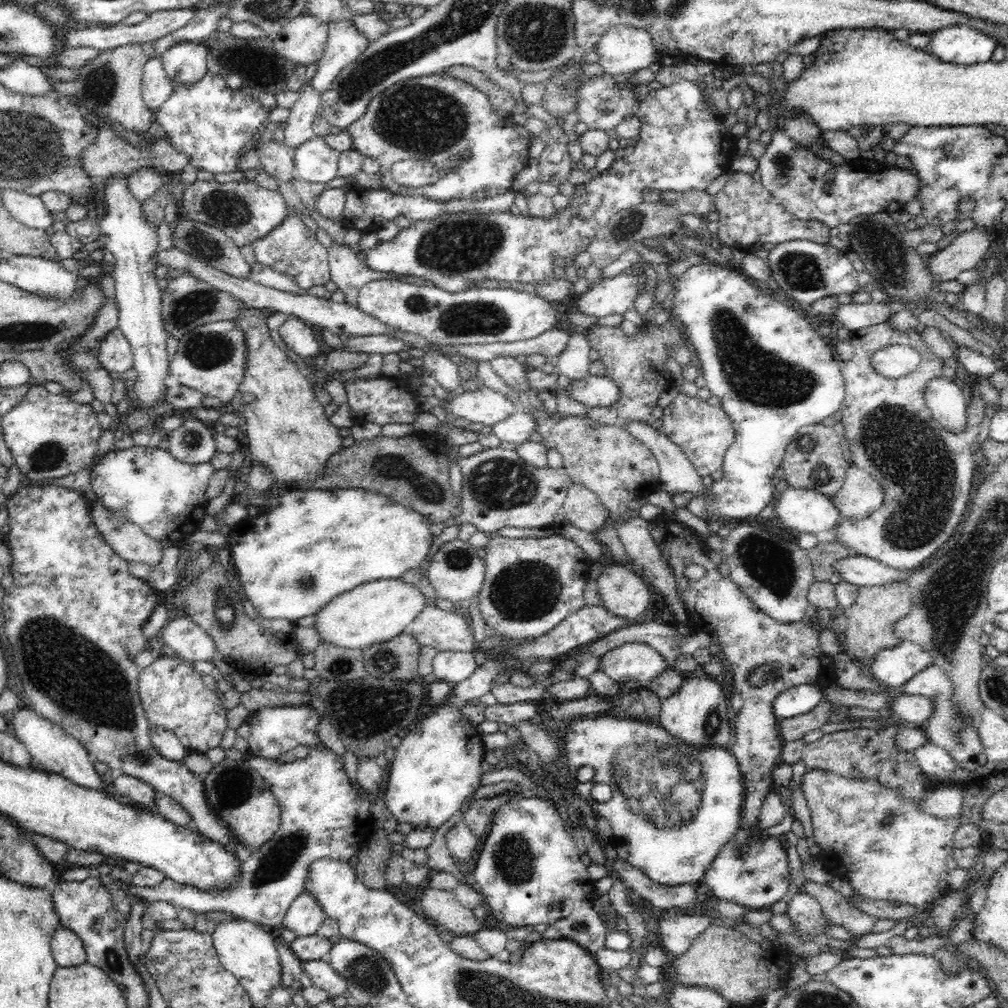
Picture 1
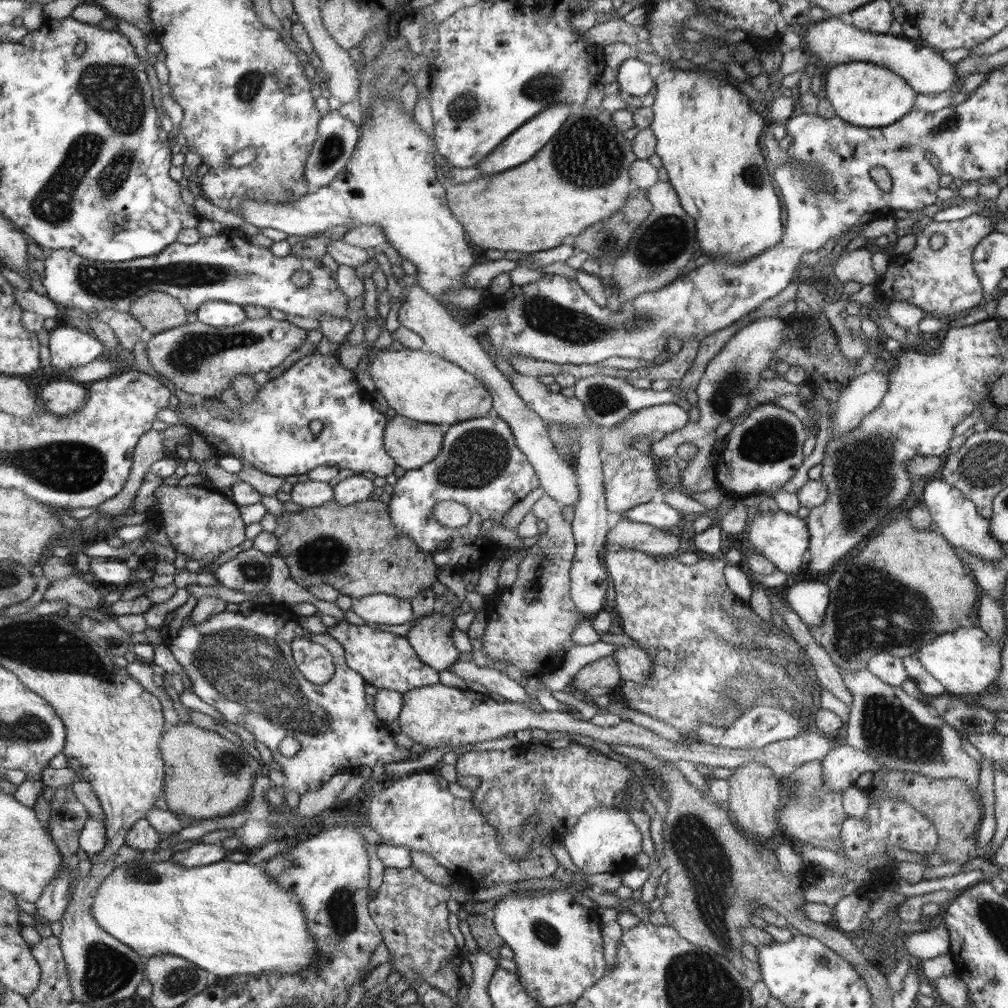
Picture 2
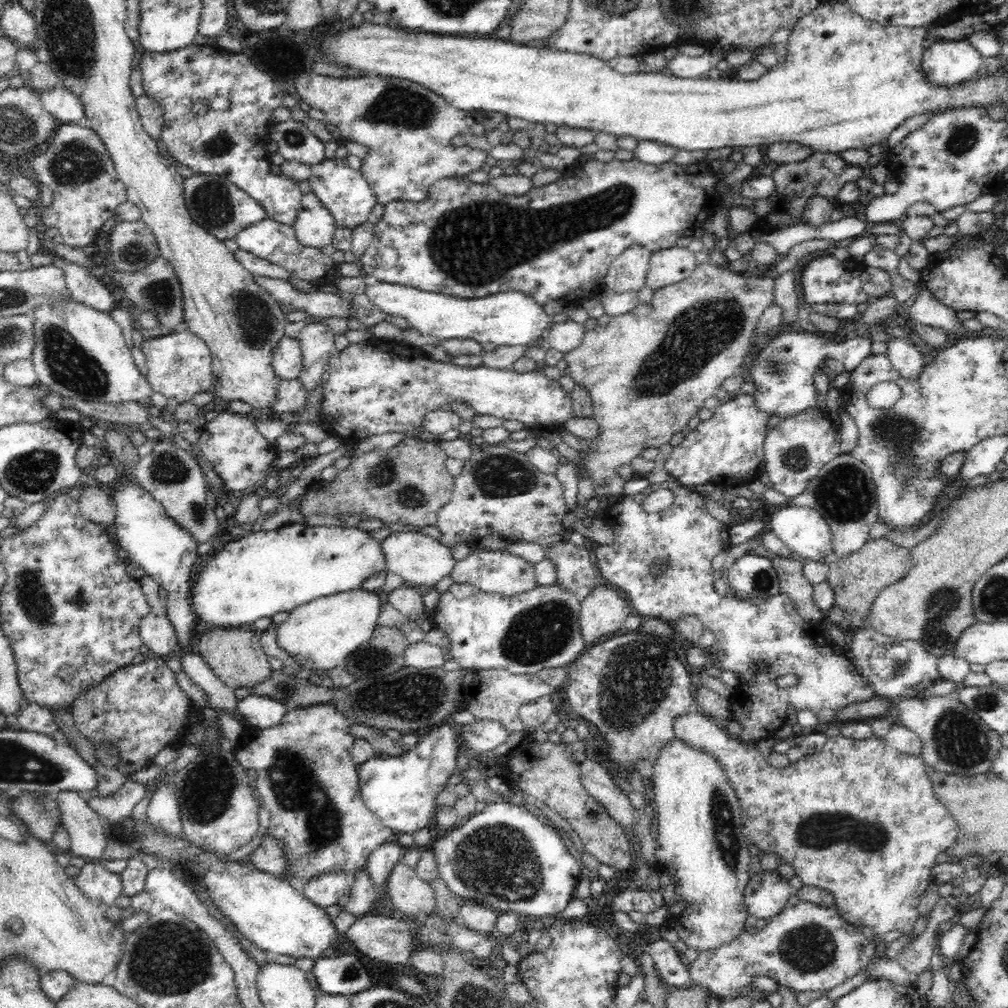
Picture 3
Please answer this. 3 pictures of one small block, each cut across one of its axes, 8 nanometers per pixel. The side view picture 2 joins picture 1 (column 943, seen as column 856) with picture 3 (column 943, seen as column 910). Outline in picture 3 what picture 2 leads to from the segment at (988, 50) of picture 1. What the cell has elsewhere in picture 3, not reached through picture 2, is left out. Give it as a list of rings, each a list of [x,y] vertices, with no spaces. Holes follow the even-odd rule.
[[[966,37],[947,41],[937,39],[928,48],[924,49],[923,70],[927,72],[927,78],[934,81],[935,84],[956,85],[974,77],[979,72],[982,60],[983,57]]]

